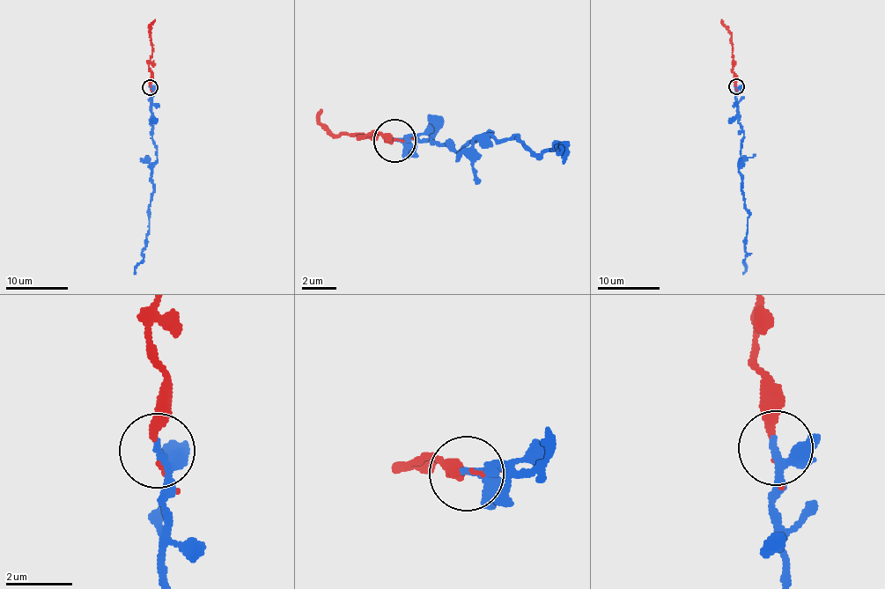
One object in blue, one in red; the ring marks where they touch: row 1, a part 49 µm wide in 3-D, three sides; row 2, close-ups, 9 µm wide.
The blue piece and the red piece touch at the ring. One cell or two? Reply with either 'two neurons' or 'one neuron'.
one neuron

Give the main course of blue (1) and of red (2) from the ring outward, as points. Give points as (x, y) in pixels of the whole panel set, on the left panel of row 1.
1: (151, 86), (157, 159), (151, 178), (149, 234), (141, 253), (143, 260), (134, 274)
2: (151, 86), (150, 25), (155, 19)

